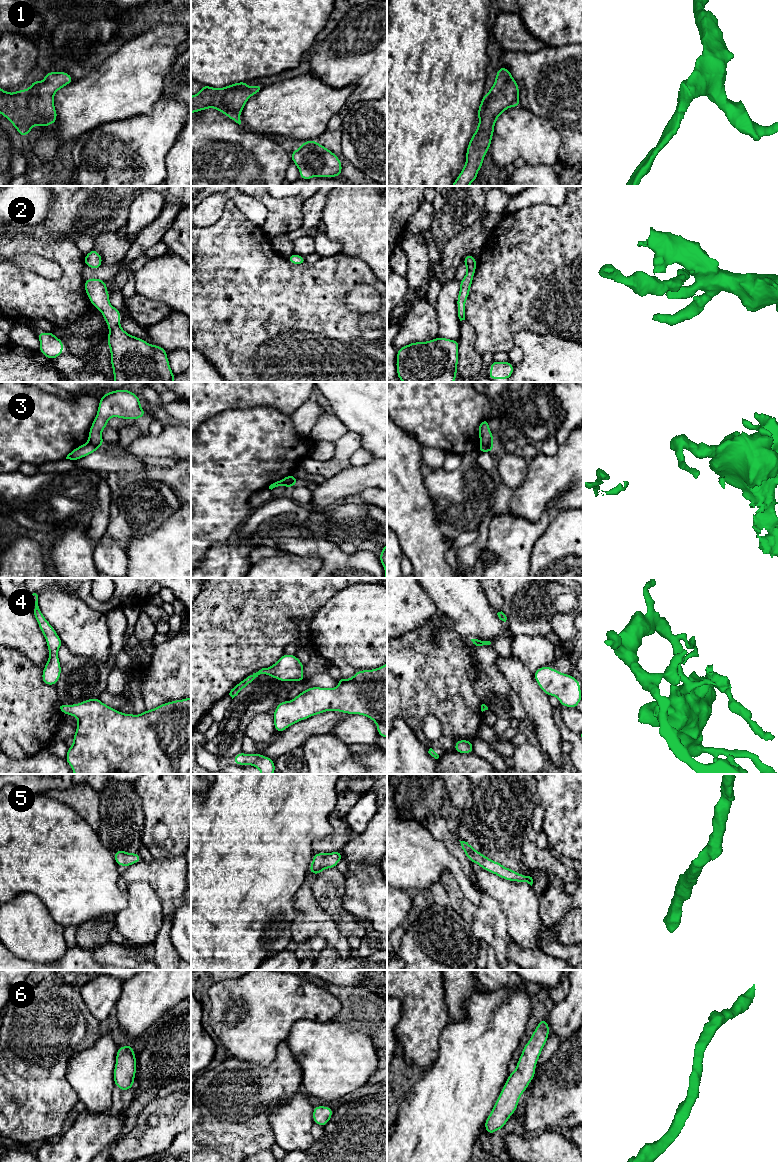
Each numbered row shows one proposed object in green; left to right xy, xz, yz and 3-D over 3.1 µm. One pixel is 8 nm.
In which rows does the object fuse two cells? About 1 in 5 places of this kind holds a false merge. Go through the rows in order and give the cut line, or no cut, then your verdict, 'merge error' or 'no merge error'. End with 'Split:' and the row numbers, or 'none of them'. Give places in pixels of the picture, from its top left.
1: no cut; no merge error
2: no cut; no merge error
3: cut in yz along (480, 443), (492, 446); merge error
4: cut in xz along (256, 672), (258, 674); merge error
5: no cut; no merge error
6: no cut; no merge error
Split: 3, 4

